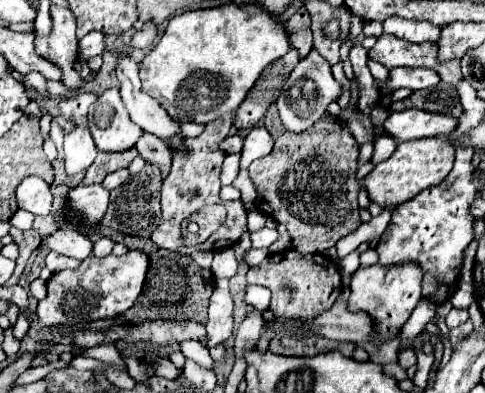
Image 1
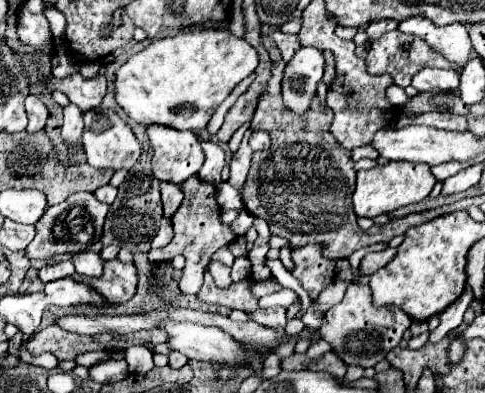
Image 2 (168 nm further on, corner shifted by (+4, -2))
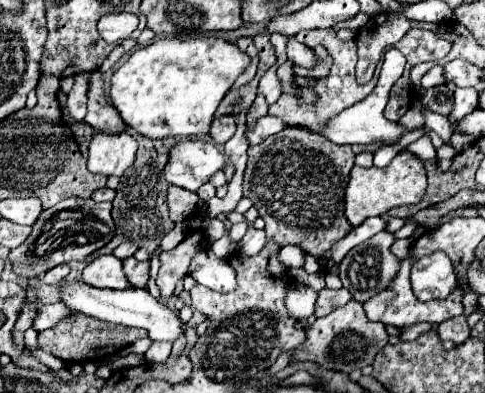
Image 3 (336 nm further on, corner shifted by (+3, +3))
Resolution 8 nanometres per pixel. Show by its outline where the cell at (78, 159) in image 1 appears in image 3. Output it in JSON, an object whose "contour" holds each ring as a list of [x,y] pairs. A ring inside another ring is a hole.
{"contour":[[[77,73],[73,79],[75,85],[67,95],[67,109],[75,121],[83,121],[87,113],[87,87],[89,87],[91,73]]]}

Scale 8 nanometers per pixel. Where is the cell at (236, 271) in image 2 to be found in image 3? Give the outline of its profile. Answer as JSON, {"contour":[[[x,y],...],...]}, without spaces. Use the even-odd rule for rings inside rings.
{"contour":[[[205,249],[193,257],[187,275],[191,275],[197,283],[215,289],[219,293],[227,293],[237,287],[235,271],[229,267],[227,261],[213,257],[211,249]]]}

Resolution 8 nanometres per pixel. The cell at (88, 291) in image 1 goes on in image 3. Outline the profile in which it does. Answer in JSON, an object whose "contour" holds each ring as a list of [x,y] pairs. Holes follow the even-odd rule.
{"contour":[[[129,257],[123,261],[123,271],[125,271],[125,275],[133,287],[147,287],[147,283],[149,283],[149,261],[141,263],[141,261]]]}

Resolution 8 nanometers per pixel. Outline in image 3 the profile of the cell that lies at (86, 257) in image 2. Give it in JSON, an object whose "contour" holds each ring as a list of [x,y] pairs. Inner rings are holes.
{"contour":[[[103,255],[91,261],[83,271],[83,281],[93,287],[107,289],[131,289],[123,273],[123,263],[115,255]]]}

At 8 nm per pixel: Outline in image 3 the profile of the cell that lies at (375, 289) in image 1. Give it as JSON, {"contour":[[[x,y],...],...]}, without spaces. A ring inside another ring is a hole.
{"contour":[[[349,301],[333,313],[315,319],[307,327],[307,339],[291,351],[291,361],[313,361],[323,369],[351,373],[373,363],[373,357],[381,347],[387,345],[387,331],[383,323],[373,323],[365,317],[363,305]]]}

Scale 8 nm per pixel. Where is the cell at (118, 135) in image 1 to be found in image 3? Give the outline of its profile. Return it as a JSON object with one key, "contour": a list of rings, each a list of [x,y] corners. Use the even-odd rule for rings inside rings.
{"contour":[[[95,133],[89,145],[87,169],[99,175],[121,177],[135,161],[137,141],[129,133]]]}

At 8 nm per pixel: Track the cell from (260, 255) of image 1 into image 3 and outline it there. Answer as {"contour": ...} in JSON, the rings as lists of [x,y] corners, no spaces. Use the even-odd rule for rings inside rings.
{"contour":[[[283,247],[283,249],[279,251],[279,257],[281,257],[283,263],[289,265],[289,267],[303,267],[303,265],[305,265],[305,253],[303,253],[303,249],[299,249],[299,247]]]}

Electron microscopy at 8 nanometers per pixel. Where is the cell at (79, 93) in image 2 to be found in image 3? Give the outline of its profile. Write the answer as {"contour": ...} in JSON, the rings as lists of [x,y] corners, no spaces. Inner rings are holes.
{"contour":[[[93,71],[89,85],[89,103],[87,103],[87,115],[85,123],[89,123],[99,133],[123,133],[127,131],[123,119],[119,117],[117,109],[107,103],[103,95],[103,79],[99,71]]]}

